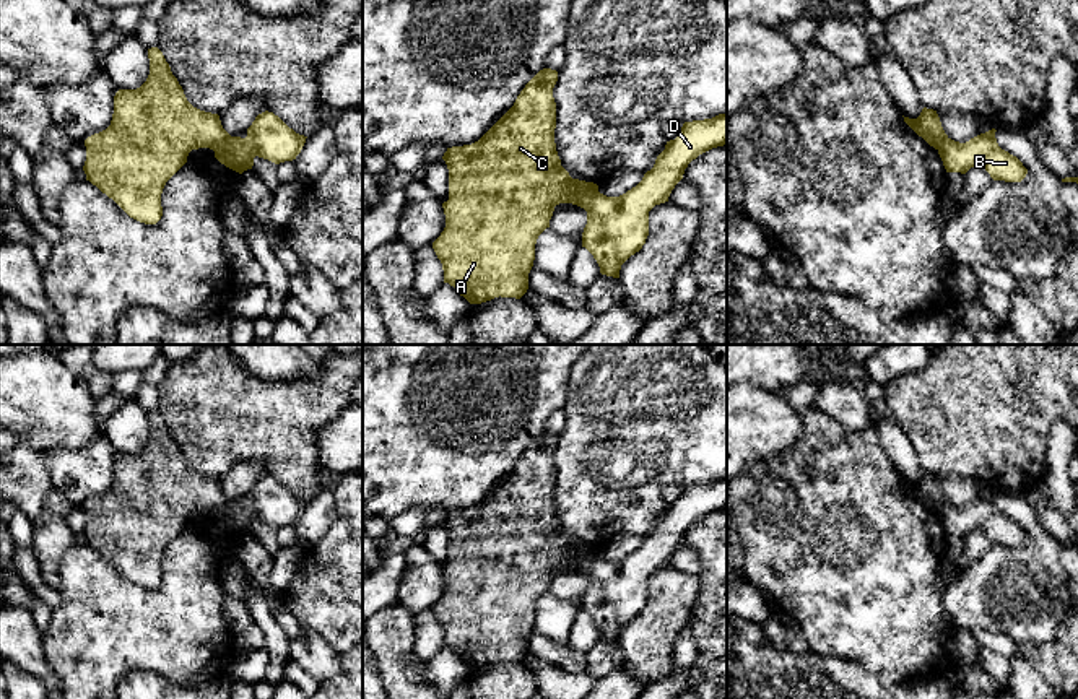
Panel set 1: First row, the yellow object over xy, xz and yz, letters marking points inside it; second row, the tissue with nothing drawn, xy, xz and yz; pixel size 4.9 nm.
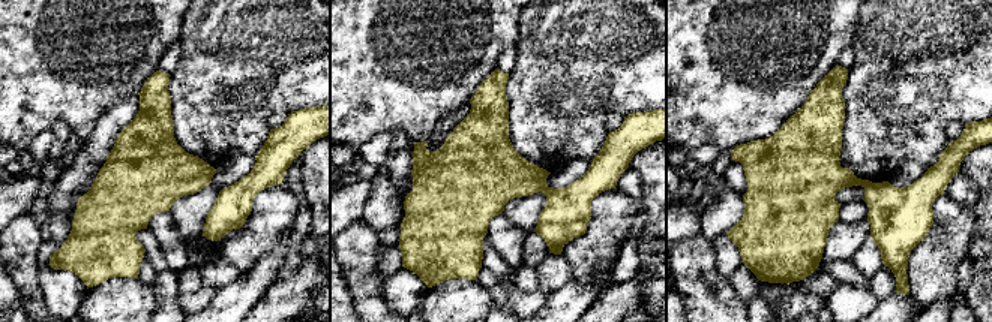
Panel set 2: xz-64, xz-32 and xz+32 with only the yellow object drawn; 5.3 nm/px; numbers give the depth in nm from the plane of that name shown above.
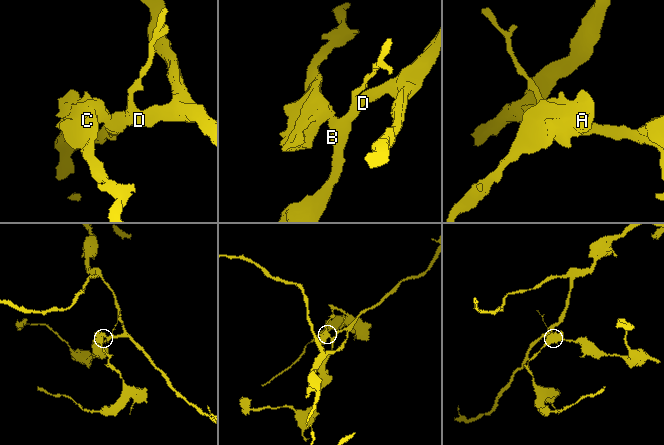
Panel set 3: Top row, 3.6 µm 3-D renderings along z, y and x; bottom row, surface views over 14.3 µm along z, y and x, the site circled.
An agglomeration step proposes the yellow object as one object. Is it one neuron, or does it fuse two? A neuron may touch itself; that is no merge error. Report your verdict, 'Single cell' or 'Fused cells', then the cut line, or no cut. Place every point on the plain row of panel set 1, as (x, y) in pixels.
Fused cells. Split along xz (597, 555), (578, 569)

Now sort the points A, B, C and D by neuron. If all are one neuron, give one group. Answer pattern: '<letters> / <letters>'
A C / B D

